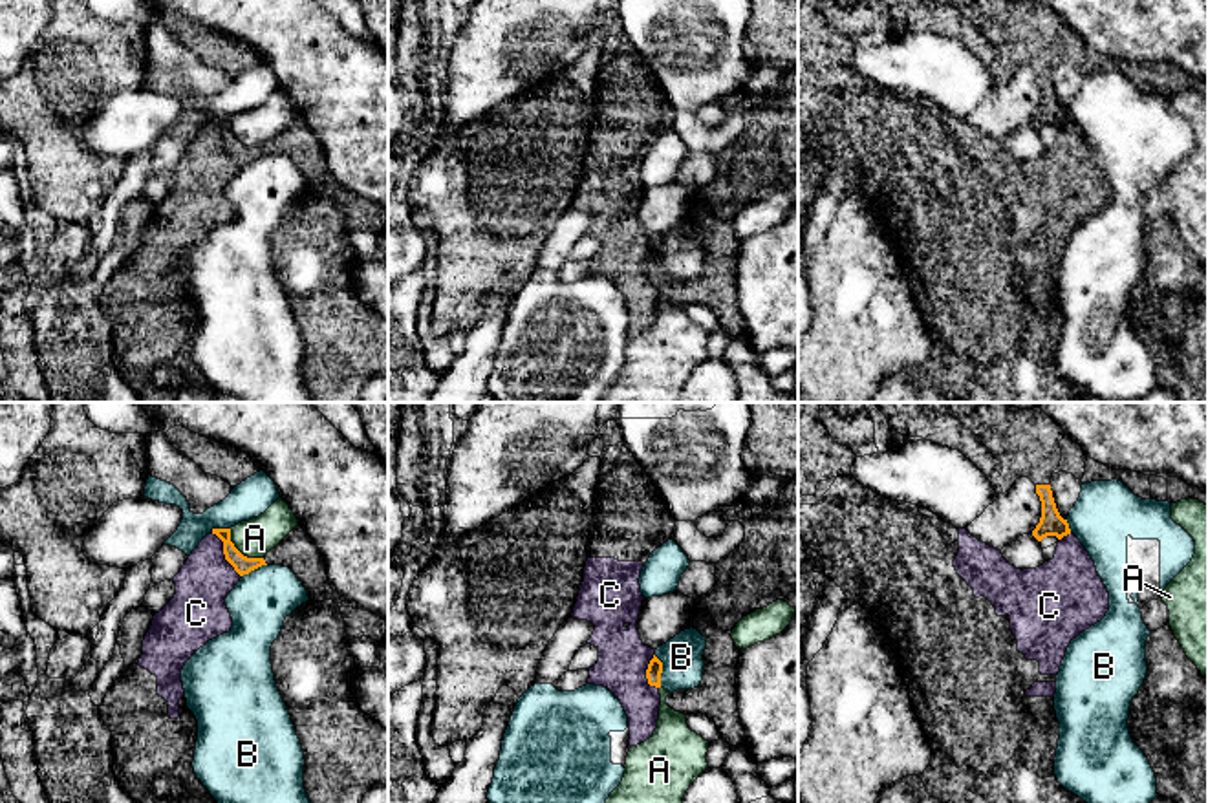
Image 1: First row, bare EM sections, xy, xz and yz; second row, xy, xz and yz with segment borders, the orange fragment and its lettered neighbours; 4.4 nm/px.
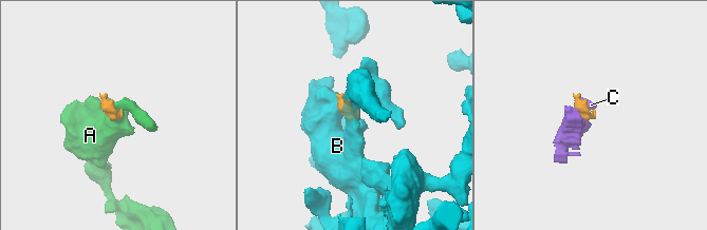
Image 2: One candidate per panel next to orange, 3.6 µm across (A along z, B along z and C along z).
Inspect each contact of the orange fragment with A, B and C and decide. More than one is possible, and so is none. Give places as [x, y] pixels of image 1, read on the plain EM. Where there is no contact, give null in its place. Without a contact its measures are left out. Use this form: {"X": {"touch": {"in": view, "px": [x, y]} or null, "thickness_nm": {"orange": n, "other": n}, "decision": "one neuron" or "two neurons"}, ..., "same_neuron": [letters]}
{"A": {"touch": {"in": "xy", "px": [238, 141]}, "thickness_nm": {"orange": 80, "other": 170}, "decision": "two neurons"}, "B": {"touch": {"in": "xz", "px": [661, 262]}, "thickness_nm": {"orange": 70, "other": 180}, "decision": "two neurons"}, "C": {"touch": {"in": "xy", "px": [224, 143]}, "thickness_nm": {"orange": 80, "other": 240}, "decision": "two neurons"}, "same_neuron": []}

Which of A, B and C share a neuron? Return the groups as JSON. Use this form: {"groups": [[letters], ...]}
{"groups": [["A"], ["B"], ["C"]]}

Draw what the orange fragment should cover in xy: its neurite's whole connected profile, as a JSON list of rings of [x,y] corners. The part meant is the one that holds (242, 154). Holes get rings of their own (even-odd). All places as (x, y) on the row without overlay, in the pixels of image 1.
[[[300,115],[295,117],[264,148],[243,146],[231,132],[231,119],[212,119],[212,124],[216,124],[223,132],[225,150],[240,166],[249,165],[262,155],[282,155],[289,157],[297,165],[297,168],[306,177],[309,190],[324,192],[333,188],[333,179],[326,165],[324,148],[317,134]]]

